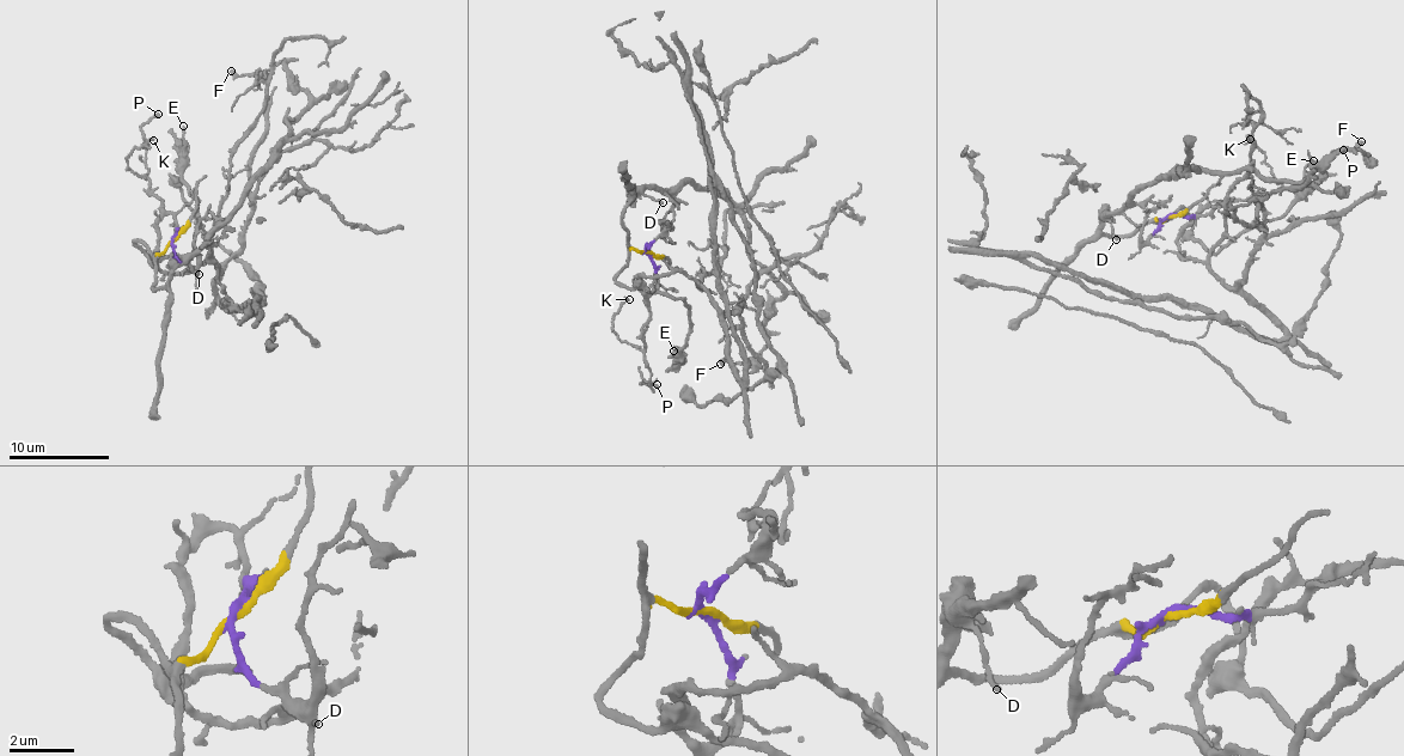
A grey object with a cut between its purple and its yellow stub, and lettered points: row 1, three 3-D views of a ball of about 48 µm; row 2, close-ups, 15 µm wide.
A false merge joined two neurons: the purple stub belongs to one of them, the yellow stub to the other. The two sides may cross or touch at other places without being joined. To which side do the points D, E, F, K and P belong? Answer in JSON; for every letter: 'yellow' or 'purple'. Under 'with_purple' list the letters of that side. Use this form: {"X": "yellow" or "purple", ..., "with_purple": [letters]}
{"D": "yellow", "E": "yellow", "F": "yellow", "K": "purple", "P": "purple", "with_purple": ["K", "P"]}

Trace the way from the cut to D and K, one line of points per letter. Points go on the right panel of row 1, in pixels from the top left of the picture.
D: (1170, 215), (1123, 236), (1109, 236), (1102, 231), (1108, 218), (1117, 239)
K: (1170, 215), (1212, 213), (1224, 202), (1280, 189), (1264, 160), (1264, 151), (1250, 138)

